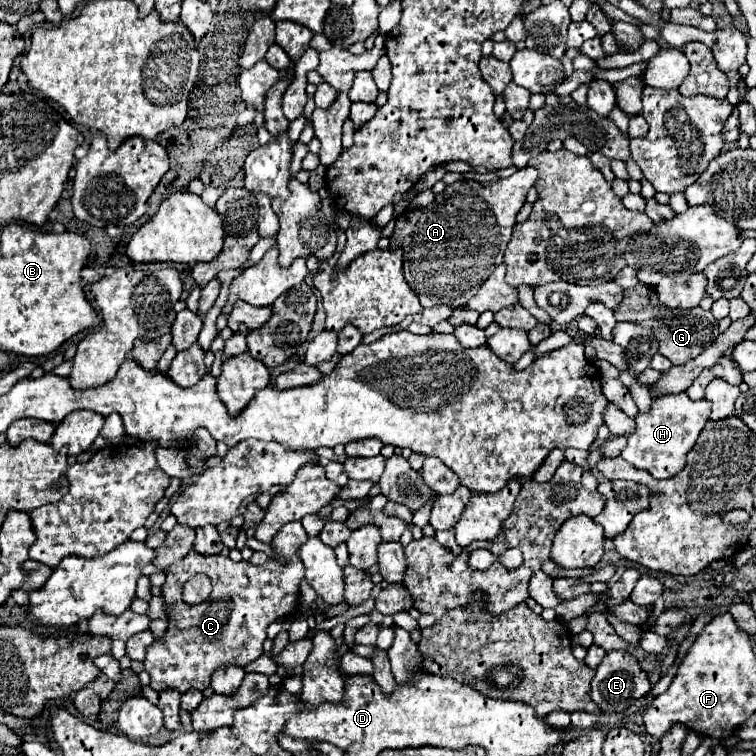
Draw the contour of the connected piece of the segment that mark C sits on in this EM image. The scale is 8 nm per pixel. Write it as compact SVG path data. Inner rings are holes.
M300 521L284 525L274 537L272 547L276 553L290 559L288 565L280 565L274 559L268 559L264 565L252 565L246 561L234 563L224 555L200 557L196 551L190 551L184 559L172 563L164 571L166 581L162 585L162 599L168 603L168 631L162 639L148 645L144 659L144 669L152 679L150 687L154 691L178 689L180 693L186 693L188 689L204 691L218 667L246 667L256 661L264 653L262 643L268 625L292 615L298 607L304 565L300 565L300 559L296 557L296 545L306 539L308 535ZM198 573L212 579L212 595L200 605L186 605L182 601L182 585L188 577Z

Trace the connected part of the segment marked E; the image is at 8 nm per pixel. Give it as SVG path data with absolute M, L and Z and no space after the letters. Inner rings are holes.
M626 651L606 653L602 663L596 667L592 679L592 701L600 707L602 713L624 713L636 699L644 697L650 691L648 675L636 665L636 659Z

